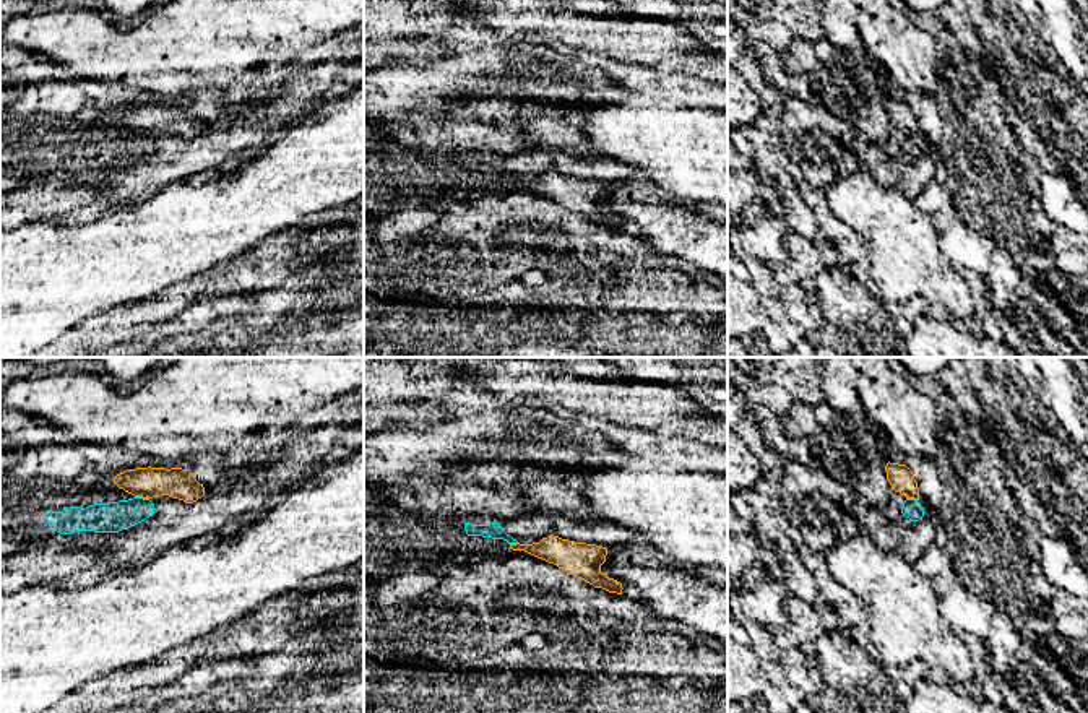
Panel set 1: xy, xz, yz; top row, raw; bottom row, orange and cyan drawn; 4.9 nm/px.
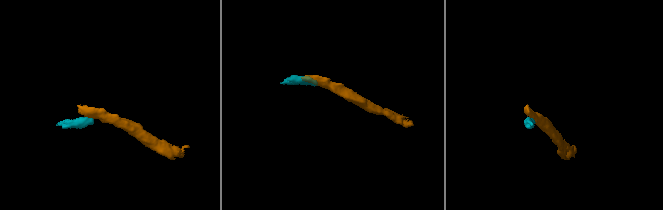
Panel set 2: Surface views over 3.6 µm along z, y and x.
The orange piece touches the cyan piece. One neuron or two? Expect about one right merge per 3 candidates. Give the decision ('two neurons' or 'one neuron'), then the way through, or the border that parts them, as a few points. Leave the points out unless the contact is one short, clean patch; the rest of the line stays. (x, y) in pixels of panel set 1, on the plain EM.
two neurons; border xy (135, 132), (148, 135)

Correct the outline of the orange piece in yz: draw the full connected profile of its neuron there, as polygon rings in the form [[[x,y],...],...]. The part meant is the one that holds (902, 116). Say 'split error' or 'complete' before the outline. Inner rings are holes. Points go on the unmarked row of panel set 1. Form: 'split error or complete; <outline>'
complete; [[[887,99],[887,115],[895,128],[919,136],[919,125],[913,107],[906,101]]]

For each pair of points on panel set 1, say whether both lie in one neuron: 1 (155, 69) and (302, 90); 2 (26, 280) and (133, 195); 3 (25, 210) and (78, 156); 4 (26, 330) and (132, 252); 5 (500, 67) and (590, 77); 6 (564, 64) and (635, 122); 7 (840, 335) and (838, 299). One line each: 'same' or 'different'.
1: different
2: different
3: different
4: same
5: same
6: different
7: same

